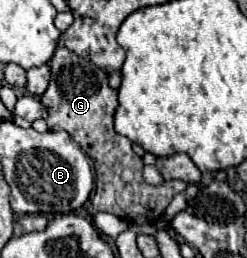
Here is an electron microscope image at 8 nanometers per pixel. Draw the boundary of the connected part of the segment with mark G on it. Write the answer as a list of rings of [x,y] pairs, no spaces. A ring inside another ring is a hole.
[[[64,45],[56,49],[56,53],[50,59],[52,79],[46,89],[46,93],[40,97],[44,105],[48,105],[48,127],[50,131],[66,131],[80,147],[82,151],[94,161],[96,169],[96,191],[92,205],[88,207],[90,217],[96,213],[112,213],[130,225],[154,225],[162,215],[164,209],[170,205],[172,197],[182,193],[186,189],[184,181],[166,181],[160,187],[146,185],[142,179],[144,163],[142,159],[132,151],[132,141],[120,133],[114,131],[114,111],[118,107],[118,93],[110,89],[108,75],[100,67],[92,65],[90,61],[74,55]],[[122,169],[134,171],[134,181],[124,183],[122,181]]]

